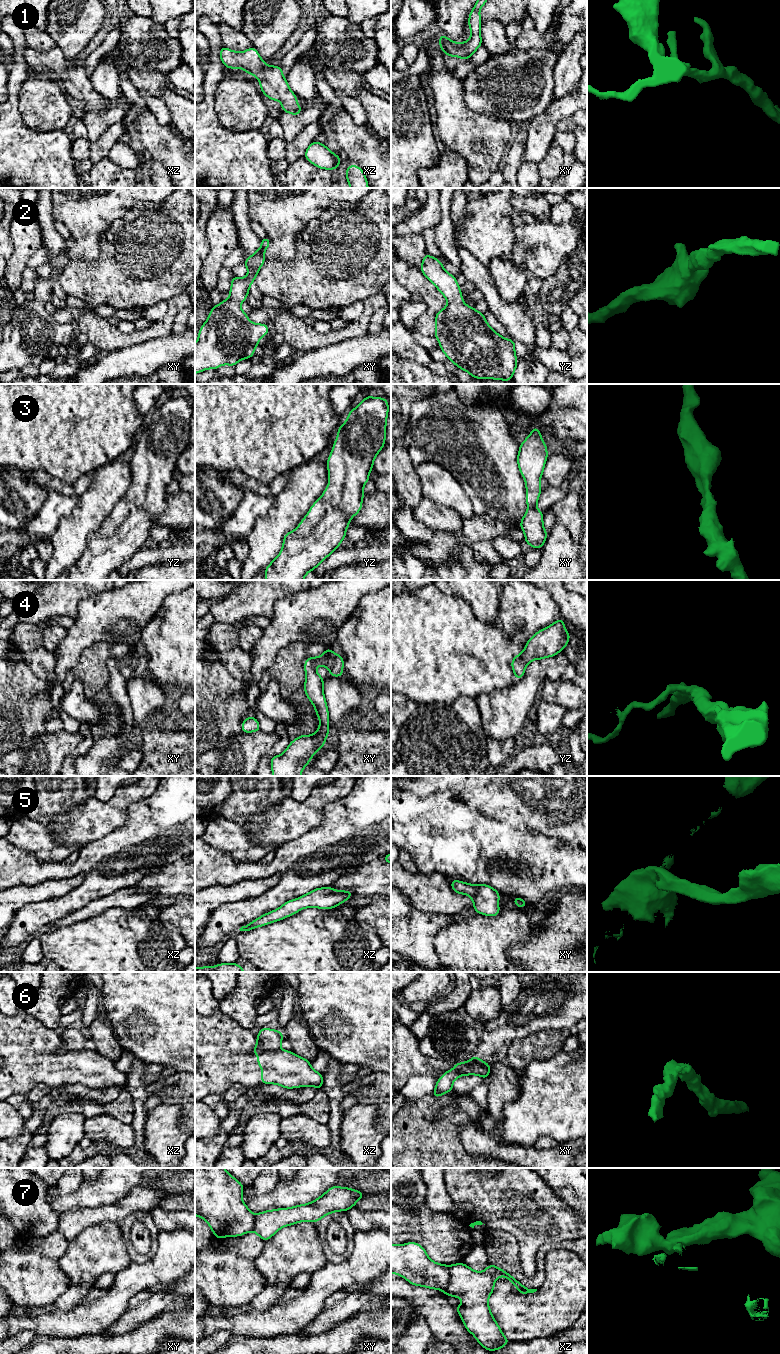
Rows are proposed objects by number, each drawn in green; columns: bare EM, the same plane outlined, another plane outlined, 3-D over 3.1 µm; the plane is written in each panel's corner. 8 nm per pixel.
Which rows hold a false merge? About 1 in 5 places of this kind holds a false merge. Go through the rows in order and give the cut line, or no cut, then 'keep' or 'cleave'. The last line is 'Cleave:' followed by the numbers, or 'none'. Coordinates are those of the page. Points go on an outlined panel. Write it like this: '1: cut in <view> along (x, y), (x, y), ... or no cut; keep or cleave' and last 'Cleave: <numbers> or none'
1: no cut; keep
2: no cut; keep
3: no cut; keep
4: no cut; keep
5: no cut; keep
6: cut in xz along (279, 1049), (264, 1051), (258, 1054); cleave
7: cut in xz along (450, 1266), (449, 1281), (443, 1291); cleave
Cleave: 6, 7

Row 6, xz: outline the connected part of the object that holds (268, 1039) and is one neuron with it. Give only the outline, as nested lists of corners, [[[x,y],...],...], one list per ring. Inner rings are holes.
[[[263,1027],[257,1034],[256,1038],[257,1045],[254,1047],[252,1053],[259,1055],[265,1051],[279,1051],[284,1035],[280,1030]]]

